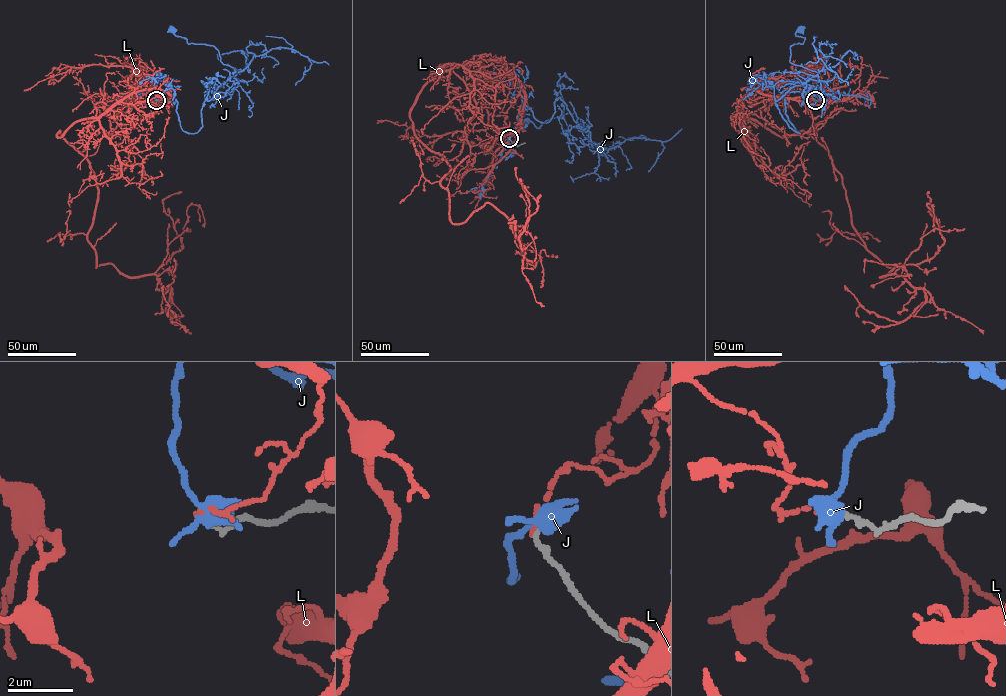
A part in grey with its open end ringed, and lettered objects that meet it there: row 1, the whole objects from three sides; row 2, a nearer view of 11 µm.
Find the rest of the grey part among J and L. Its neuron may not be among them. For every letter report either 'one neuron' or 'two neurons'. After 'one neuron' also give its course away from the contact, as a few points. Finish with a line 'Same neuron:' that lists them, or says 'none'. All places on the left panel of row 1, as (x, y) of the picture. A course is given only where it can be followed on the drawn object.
J: two neurons
L: two neurons
Same neuron: none

